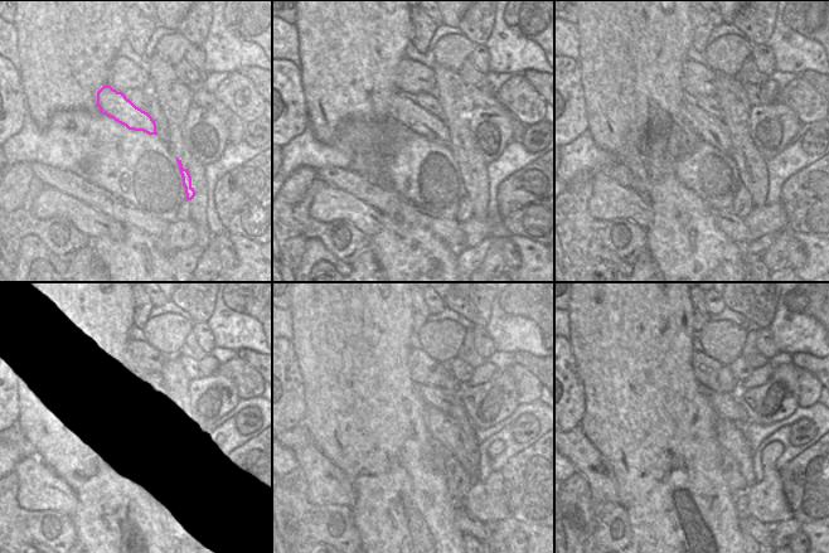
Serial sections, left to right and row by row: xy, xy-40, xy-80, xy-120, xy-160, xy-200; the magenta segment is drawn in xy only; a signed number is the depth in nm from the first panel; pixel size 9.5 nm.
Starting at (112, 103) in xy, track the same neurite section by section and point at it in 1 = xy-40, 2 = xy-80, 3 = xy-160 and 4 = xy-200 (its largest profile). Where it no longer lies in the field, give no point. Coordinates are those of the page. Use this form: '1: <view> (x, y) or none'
1: xy-40 (402, 108)
2: xy-80 (714, 131)
3: xy-160 (444, 428)
4: xy-200 (731, 436)

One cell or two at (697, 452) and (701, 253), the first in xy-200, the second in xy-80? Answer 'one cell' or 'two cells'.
one cell

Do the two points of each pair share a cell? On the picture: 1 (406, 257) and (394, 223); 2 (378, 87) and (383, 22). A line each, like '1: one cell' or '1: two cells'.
1: one cell
2: one cell

